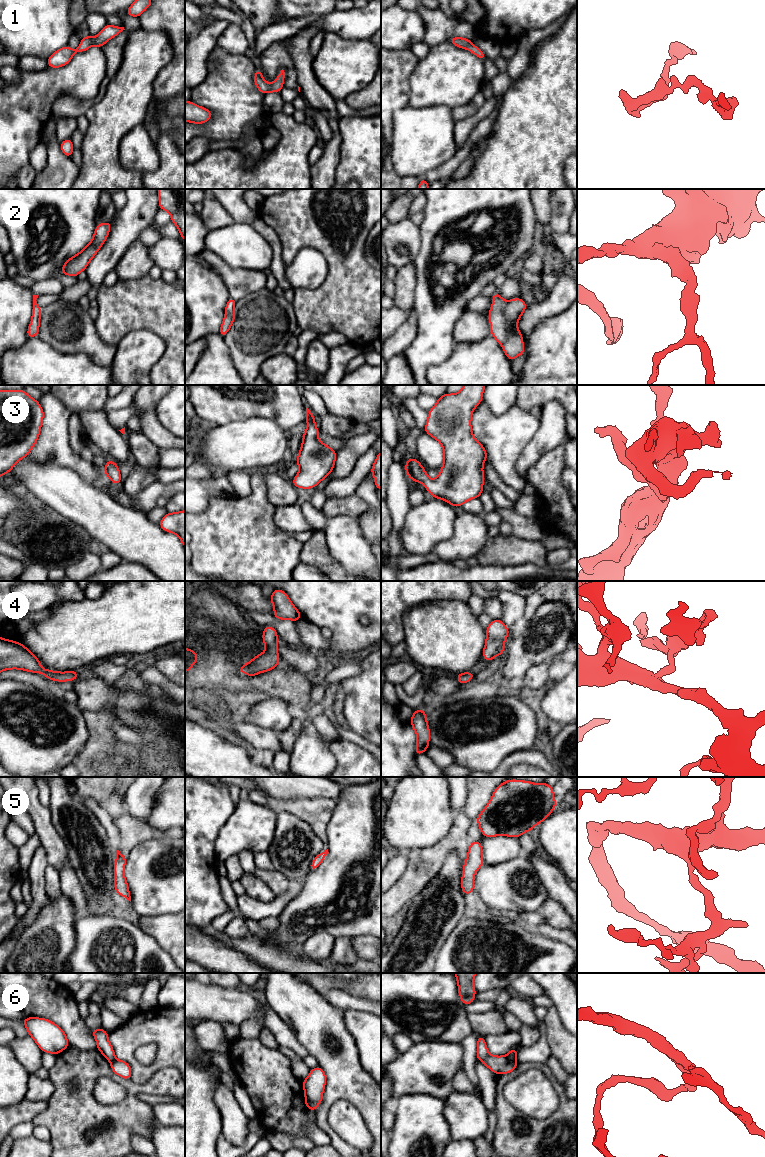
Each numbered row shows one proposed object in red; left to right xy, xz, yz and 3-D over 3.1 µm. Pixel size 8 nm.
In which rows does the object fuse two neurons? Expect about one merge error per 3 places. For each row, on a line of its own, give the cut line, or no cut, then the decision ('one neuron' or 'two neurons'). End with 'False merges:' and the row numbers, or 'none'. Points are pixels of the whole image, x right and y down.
1: no cut; one neuron
2: no cut; one neuron
3: no cut; one neuron
4: no cut; one neuron
5: no cut; one neuron
6: cut in yz along (505, 1056), (510, 1060), (515, 1060); two neurons
False merges: 6

